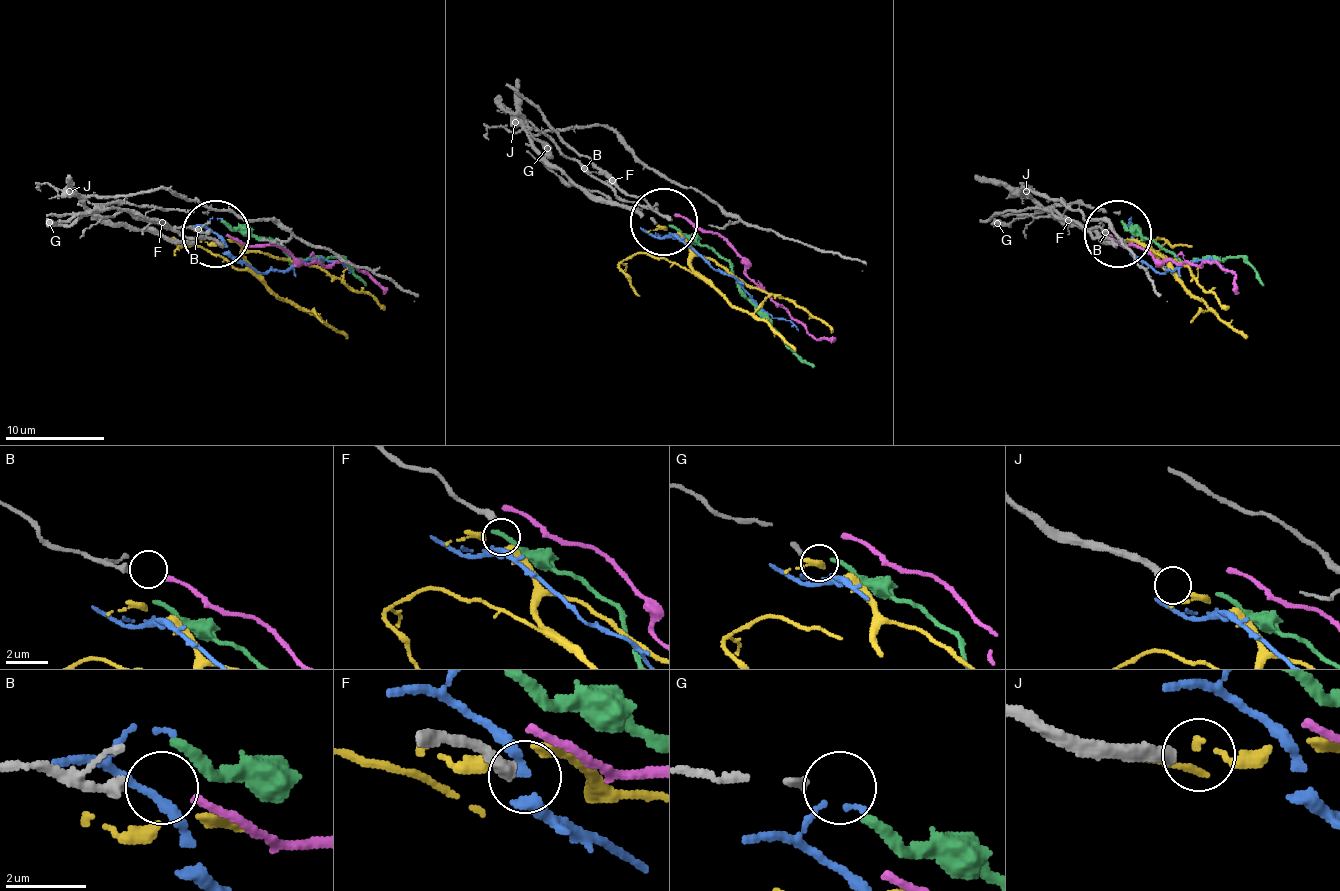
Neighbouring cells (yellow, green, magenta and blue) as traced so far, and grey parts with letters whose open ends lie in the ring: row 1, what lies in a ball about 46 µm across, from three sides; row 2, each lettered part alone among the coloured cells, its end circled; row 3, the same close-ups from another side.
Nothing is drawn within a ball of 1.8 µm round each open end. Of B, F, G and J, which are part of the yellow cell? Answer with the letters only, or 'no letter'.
J

